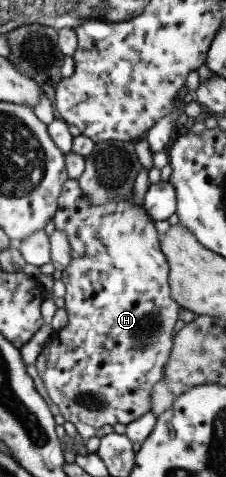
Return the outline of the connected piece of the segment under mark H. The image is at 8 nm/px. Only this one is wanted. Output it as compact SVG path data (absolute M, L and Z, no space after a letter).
M68 179L61 187L61 193L57 196L56 210L53 214L52 221L55 229L65 232L70 247L70 261L62 270L61 282L65 286L65 294L63 297L64 305L62 306L67 313L67 324L62 328L53 331L49 342L41 348L41 354L37 356L34 365L40 376L43 386L51 402L57 406L61 416L65 421L75 425L78 441L81 446L95 436L95 432L109 424L129 424L129 421L139 418L142 414L149 412L151 408L151 388L153 384L163 378L163 366L169 358L169 350L171 350L171 340L174 336L173 326L178 319L178 305L170 298L170 290L167 282L168 264L164 254L158 244L158 236L154 230L154 221L147 217L140 205L133 205L131 197L124 198L121 196L110 196L110 198L101 205L92 206L88 199L78 190L77 180Z

